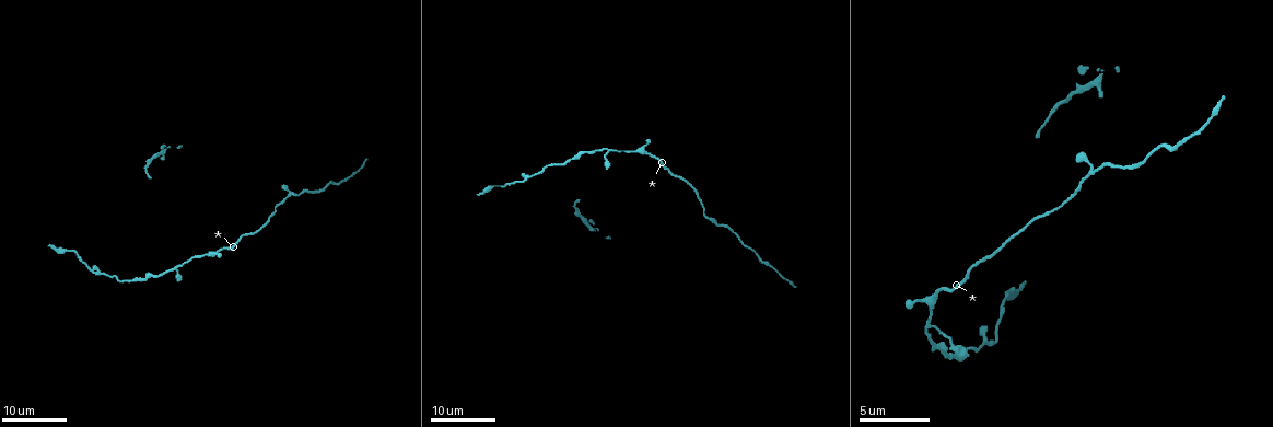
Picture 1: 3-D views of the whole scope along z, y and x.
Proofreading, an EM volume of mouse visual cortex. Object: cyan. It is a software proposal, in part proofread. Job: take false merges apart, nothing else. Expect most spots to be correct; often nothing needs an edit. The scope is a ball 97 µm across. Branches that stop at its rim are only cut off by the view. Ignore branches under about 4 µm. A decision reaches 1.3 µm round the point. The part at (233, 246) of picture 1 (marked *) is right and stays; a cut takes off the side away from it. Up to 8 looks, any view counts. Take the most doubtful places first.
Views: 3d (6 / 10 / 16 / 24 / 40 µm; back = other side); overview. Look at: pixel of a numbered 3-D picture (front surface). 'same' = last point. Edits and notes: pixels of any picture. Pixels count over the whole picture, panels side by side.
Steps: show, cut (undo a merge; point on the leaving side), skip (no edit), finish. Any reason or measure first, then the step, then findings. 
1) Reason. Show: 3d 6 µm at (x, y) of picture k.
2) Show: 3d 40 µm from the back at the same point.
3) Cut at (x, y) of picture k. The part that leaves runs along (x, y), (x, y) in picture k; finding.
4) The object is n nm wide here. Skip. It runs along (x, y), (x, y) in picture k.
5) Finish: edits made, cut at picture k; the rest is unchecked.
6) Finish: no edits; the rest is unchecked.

A fork. Show: 3d 24 µm at (1090, 170) of picture 1.

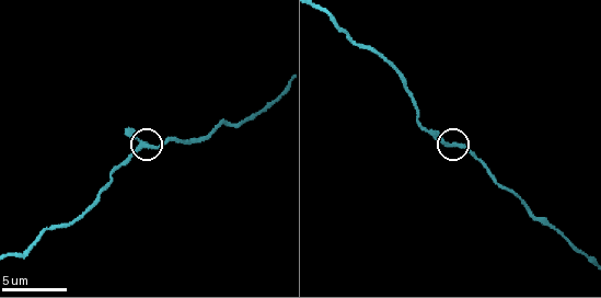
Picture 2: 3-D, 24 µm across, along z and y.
Zoom in. Show: 3d 6 µm at (145, 144) of picture 2.

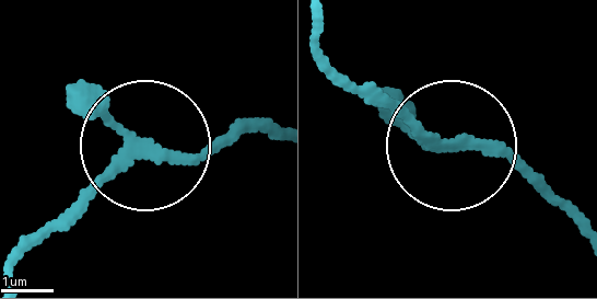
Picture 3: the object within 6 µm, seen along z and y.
Skip. It runs along (317, 34), (343, 73), (448, 148), (513, 164), (578, 230) in picture 3; one neuron here.

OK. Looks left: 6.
Show: 3d 16 µm at (535, 174) of picture 1.

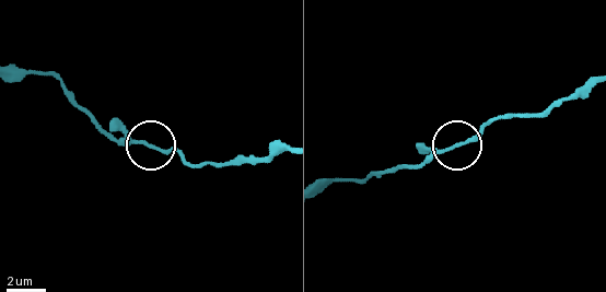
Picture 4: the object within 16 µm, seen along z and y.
Show: 3d 10 µm at (144, 144) of picture 4.

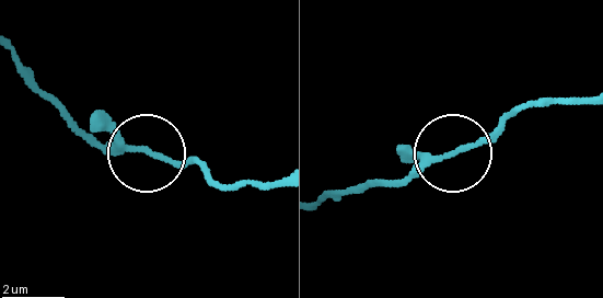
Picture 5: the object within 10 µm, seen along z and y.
Show: 3d 6 µm at (145, 153) of picture 5.

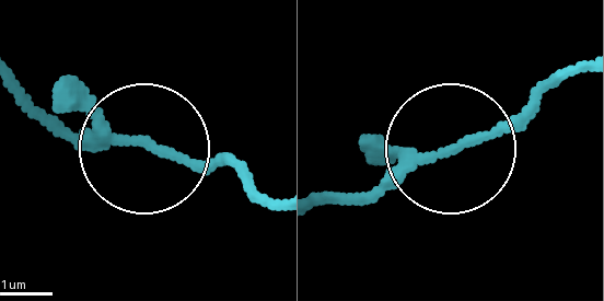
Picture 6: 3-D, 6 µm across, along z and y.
The object is 200 nm wide here. Skip. It runs along (275, 198), (209, 159), (91, 146), (44, 124) in picture 6; continuous, no second neuron.

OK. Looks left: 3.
Calibre changes. Show: 3d 16 µm at (639, 149) of picture 1.

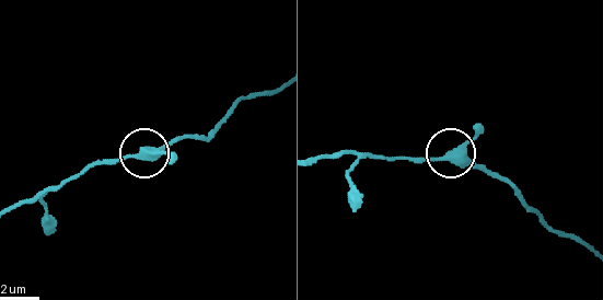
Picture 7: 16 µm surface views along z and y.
Show: 3d 6 µm at (137, 156) of picture 7.

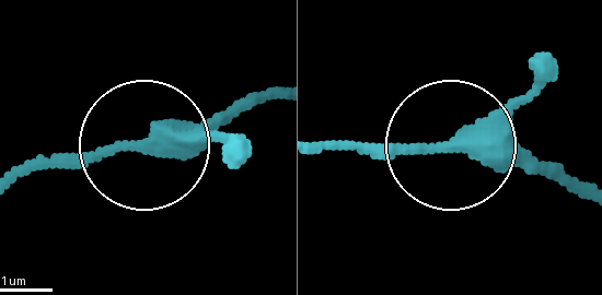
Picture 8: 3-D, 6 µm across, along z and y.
Skip. It runs along (585, 196), (454, 149), (323, 149) in picture 8; all the same neuron.

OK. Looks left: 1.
Finish: no edits; the rest is unchecked.

